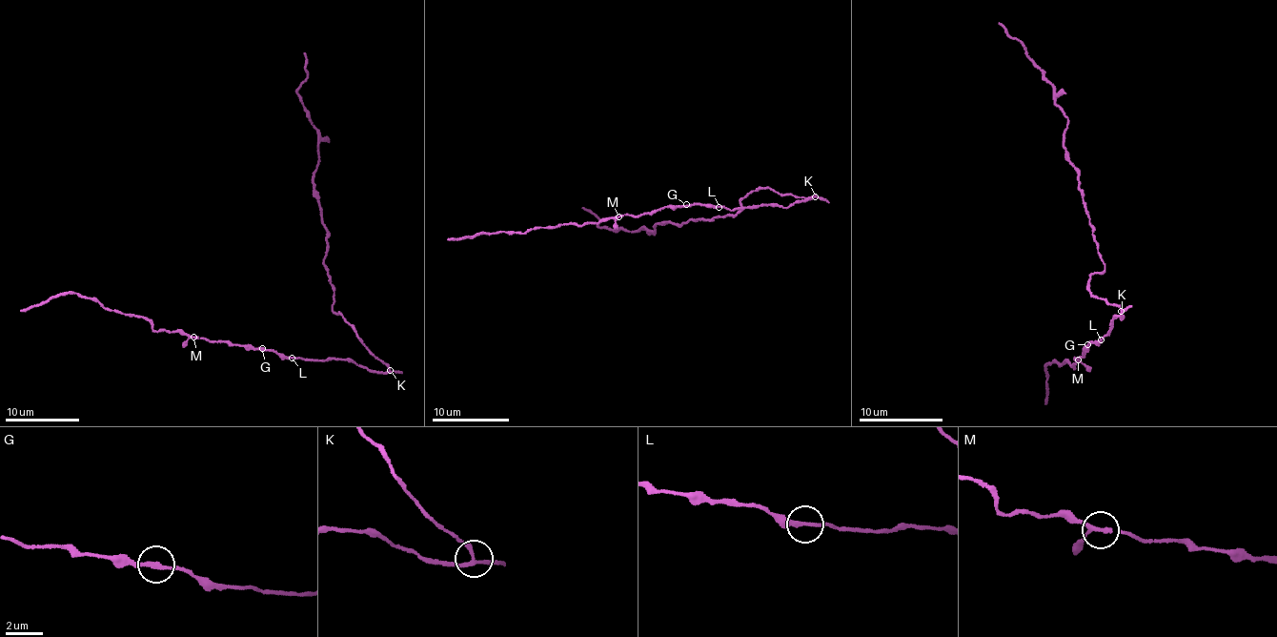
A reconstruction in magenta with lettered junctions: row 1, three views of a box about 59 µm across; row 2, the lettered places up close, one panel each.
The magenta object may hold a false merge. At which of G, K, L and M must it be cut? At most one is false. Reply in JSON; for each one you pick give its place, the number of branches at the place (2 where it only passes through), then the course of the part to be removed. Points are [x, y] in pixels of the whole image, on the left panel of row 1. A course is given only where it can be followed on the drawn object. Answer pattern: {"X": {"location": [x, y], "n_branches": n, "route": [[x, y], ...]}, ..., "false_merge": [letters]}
{"K": {"location": [390, 370], "n_branches": 3, "route": [[390, 371], [332, 309], [325, 229], [313, 184], [318, 131], [297, 90], [307, 74], [304, 53]]}, "false_merge": ["K"]}

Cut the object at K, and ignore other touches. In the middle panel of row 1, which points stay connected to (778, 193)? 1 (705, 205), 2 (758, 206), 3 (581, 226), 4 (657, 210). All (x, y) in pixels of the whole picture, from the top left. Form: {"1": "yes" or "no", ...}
{"1": "no", "2": "no", "3": "no", "4": "no"}

